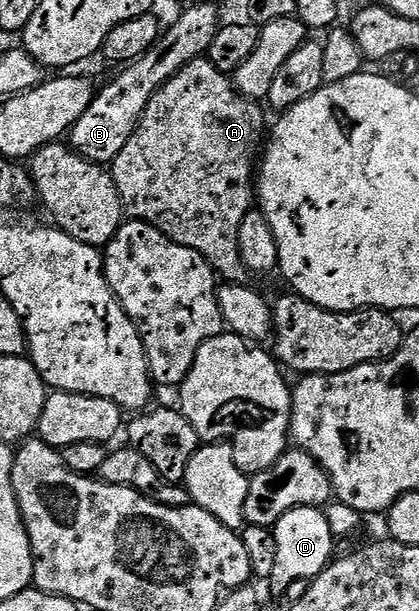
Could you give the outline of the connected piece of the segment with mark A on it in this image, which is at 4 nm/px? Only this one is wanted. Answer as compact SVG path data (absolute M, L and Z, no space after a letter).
M206 58L194 60L189 62L189 66L185 66L177 74L173 74L173 78L169 78L169 82L165 82L165 86L161 86L161 90L157 90L157 94L153 94L149 106L145 106L145 114L141 118L133 138L129 138L129 142L125 142L125 150L121 150L121 154L117 154L117 158L109 165L111 177L115 180L119 197L123 203L124 213L130 219L144 220L145 223L151 224L157 230L165 233L173 242L177 242L181 246L189 246L189 250L197 250L197 254L204 256L216 273L227 282L243 282L249 276L247 267L243 265L239 249L239 227L245 214L252 211L257 200L257 157L260 155L261 145L265 140L263 112L259 108L262 107L256 101L239 93L228 73L217 70L217 66L213 66Z

